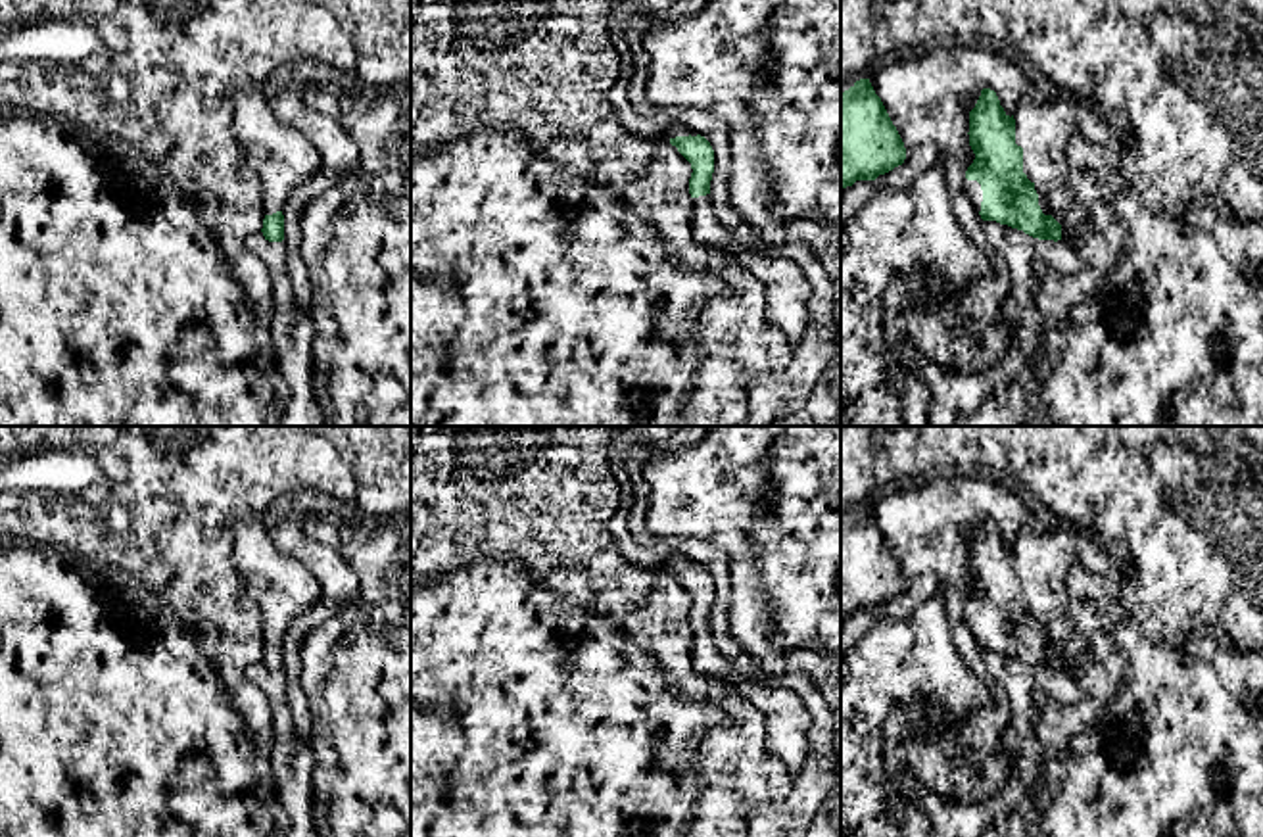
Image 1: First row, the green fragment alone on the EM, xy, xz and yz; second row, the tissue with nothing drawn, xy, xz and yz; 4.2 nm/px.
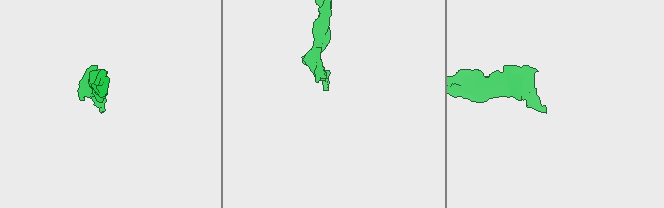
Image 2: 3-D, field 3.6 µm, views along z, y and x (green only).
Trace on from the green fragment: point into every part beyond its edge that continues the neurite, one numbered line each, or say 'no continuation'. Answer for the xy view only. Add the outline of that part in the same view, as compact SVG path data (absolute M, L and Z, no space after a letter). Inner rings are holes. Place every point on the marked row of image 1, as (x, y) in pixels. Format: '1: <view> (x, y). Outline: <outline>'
1: xy (281, 156). Outline: M257 88L236 96L234 134L250 171L259 177L265 215L282 211L290 192L321 167L315 146L303 132L282 123Z

